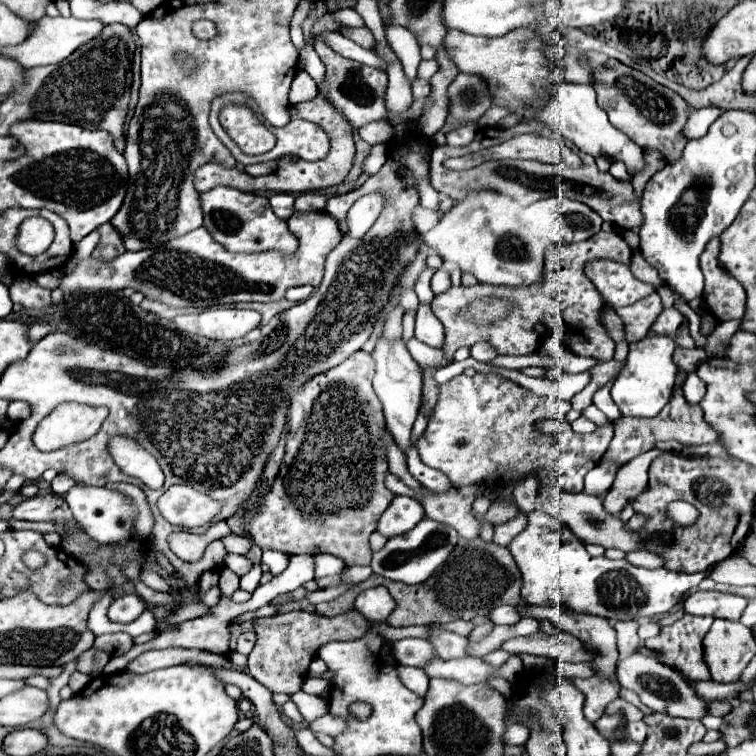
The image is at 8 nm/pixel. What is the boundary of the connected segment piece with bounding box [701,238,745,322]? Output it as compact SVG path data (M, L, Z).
M719 238L709 242L707 252L701 256L701 270L705 276L703 298L713 314L725 322L745 314L745 288L725 272L719 264Z

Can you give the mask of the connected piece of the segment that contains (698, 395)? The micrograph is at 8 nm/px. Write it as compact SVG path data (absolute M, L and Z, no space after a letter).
M695 371L689 372L687 382L683 384L683 394L685 394L687 404L699 404L701 398L705 396L705 384L699 380Z

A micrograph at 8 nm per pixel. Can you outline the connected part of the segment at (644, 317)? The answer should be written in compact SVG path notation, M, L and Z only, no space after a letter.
M657 292L645 296L643 300L635 302L633 306L615 308L615 314L623 320L625 340L631 344L631 342L645 338L649 332L649 326L653 324L653 320L659 316L661 310L663 310L663 306L661 306L661 298Z

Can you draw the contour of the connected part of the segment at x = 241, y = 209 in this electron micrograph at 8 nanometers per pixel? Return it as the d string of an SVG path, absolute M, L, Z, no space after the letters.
M221 186L221 188L213 188L199 194L199 200L205 214L203 226L211 232L213 240L219 242L225 250L237 252L237 254L255 254L255 252L275 250L285 256L291 256L297 252L299 240L289 232L287 222L271 214L271 208L265 196Z

